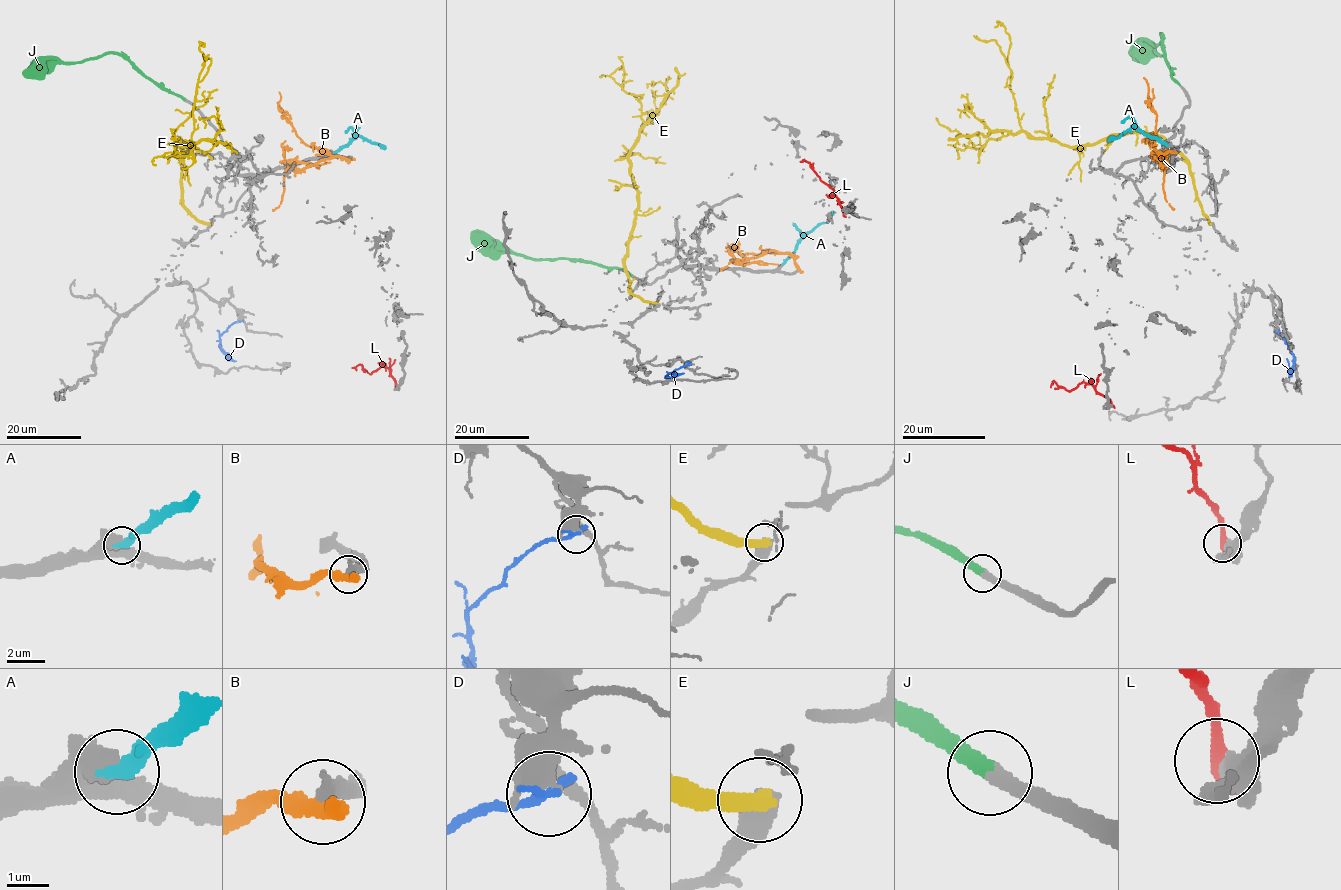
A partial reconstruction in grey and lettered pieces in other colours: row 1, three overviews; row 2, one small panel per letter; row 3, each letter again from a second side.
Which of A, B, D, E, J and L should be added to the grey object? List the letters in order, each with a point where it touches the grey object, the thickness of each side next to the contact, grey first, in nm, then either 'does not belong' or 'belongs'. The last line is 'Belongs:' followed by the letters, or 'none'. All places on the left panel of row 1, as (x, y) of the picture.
A: meets grey at (334, 153); 550 nm thick on the grey side, 400 nm on the other; belongs
B: meets grey at (351, 158); 360 nm thick on the grey side, 500 nm on the other; does not belong
D: meets grey at (241, 321); 650 nm thick on the grey side, 280 nm on the other; does not belong
E: meets grey at (210, 223); 550 nm thick on the grey side, 400 nm on the other; does not belong
J: meets grey at (185, 100); 340 nm thick on the grey side, 320 nm on the other; belongs
L: meets grey at (396, 386); 440 nm thick on the grey side, 320 nm on the other; does not belong
Belongs: A, J

